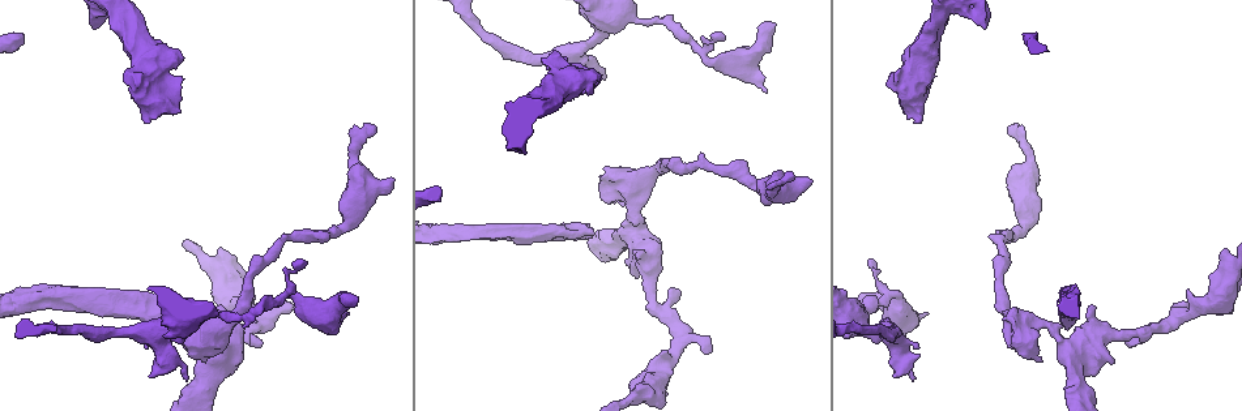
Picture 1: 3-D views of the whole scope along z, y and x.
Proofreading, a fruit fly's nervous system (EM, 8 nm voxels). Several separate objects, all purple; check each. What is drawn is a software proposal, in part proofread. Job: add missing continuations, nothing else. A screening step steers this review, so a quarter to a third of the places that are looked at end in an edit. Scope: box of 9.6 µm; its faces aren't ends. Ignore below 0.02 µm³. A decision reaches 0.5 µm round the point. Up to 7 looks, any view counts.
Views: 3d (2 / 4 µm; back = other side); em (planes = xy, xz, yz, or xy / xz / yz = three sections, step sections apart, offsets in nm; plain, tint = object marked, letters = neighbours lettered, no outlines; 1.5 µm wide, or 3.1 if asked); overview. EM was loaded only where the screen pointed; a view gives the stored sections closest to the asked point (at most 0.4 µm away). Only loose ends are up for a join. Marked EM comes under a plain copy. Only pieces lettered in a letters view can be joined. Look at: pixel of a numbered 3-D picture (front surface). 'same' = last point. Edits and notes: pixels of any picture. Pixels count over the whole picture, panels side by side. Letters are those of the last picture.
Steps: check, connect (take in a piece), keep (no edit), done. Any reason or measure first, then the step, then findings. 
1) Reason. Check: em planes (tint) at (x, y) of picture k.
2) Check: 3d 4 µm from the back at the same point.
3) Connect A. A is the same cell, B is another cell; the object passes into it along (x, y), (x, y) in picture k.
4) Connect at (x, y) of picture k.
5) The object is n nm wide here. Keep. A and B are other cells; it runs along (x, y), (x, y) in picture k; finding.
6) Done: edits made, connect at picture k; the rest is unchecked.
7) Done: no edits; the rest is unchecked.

Branch stops here. Check: em planes (tint) at (594, 234) of picture 1.

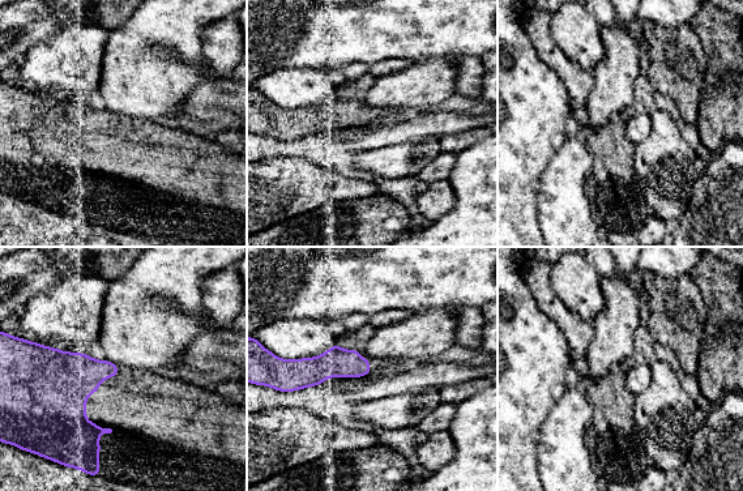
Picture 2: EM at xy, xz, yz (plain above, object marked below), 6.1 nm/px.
What lies round it. Check: em planes (letters) at the same point.

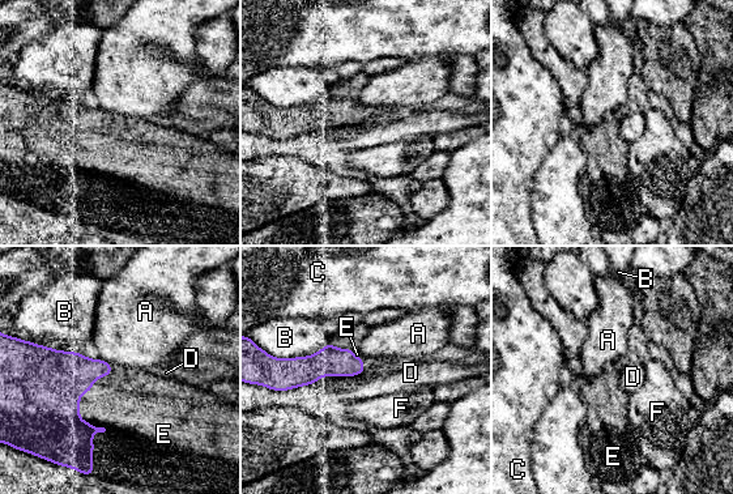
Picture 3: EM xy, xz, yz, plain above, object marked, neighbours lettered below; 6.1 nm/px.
The longest contact is with E, 600 nm. Connect E. E is the same cell, A, B, C, D and F are other cells; the object passes into it along (38, 413), (79, 417), (116, 403) in picture 3; the cell continues.

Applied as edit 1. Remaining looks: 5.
Check: overview.

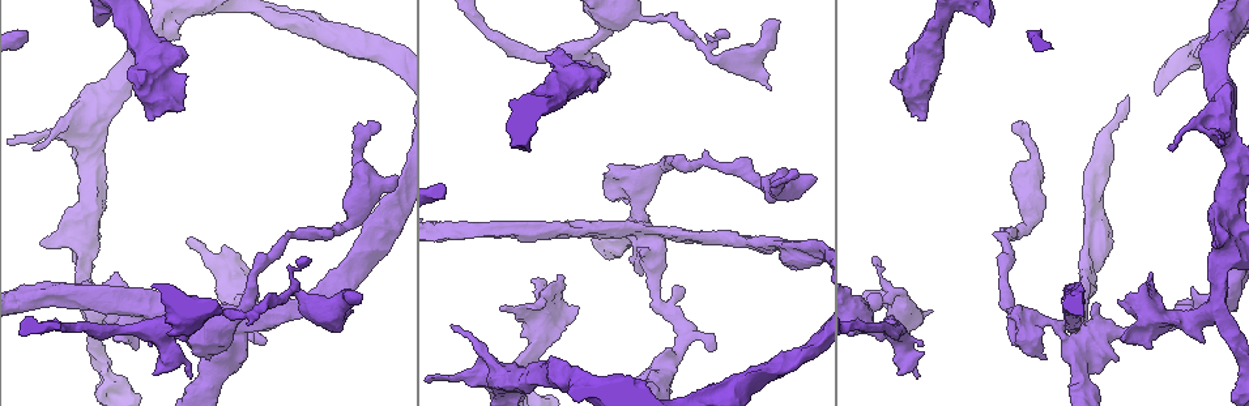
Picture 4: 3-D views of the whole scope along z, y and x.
An open end. Check: em xz step 8 (tint) at (725, 37) of picture 4.

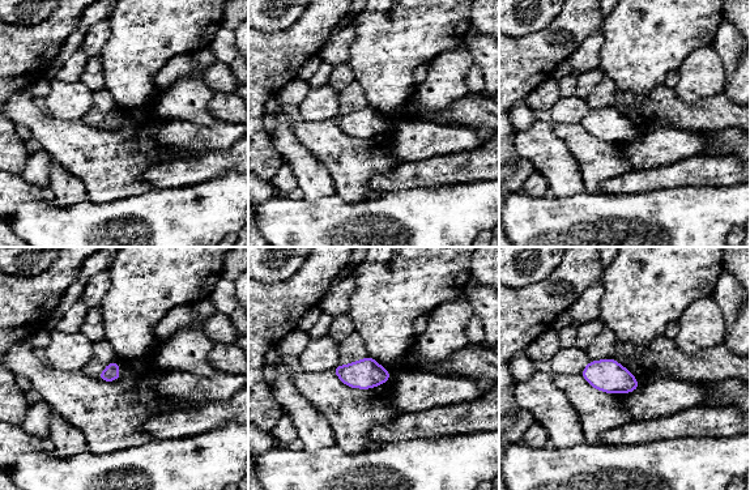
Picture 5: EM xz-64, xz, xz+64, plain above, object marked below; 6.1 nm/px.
Check: em planes (letters) at the same point.

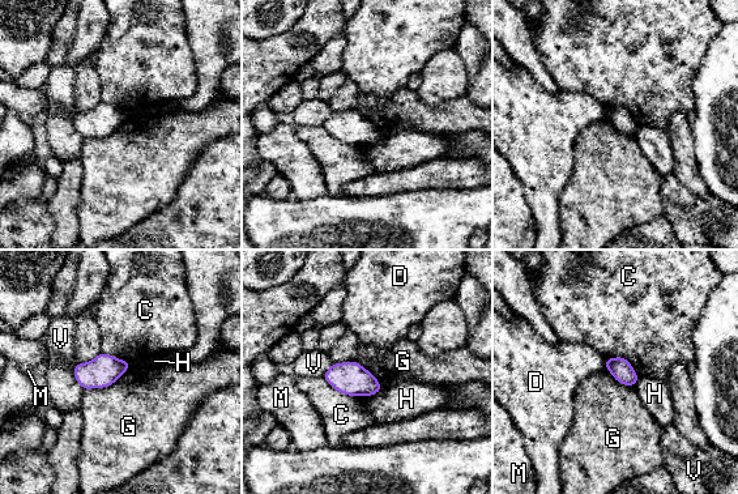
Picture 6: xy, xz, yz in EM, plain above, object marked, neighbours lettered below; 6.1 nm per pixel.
Keep. C, D, G, H, M and V are other cells; a border runs along (323, 377), (336, 390), (363, 397) in picture 6; no lettered piece goes on from it.

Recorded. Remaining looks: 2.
Thick end. Check: em planes (letters) at (770, 86) of picture 4.

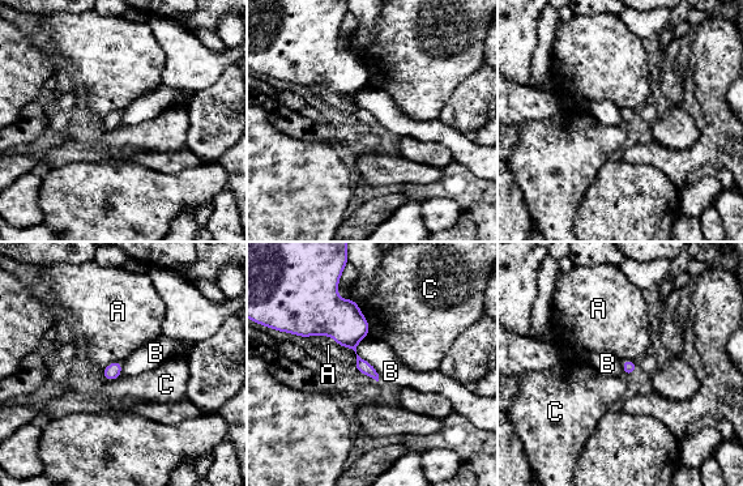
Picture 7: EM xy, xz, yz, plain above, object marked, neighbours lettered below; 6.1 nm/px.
Keep. A, B and C are other cells; a border runs along (366, 336), (357, 353), (379, 380) in picture 7; no lettered piece goes on from it.

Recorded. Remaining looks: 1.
Done: edits made, connect at picture 3; the rest is unchecked.

